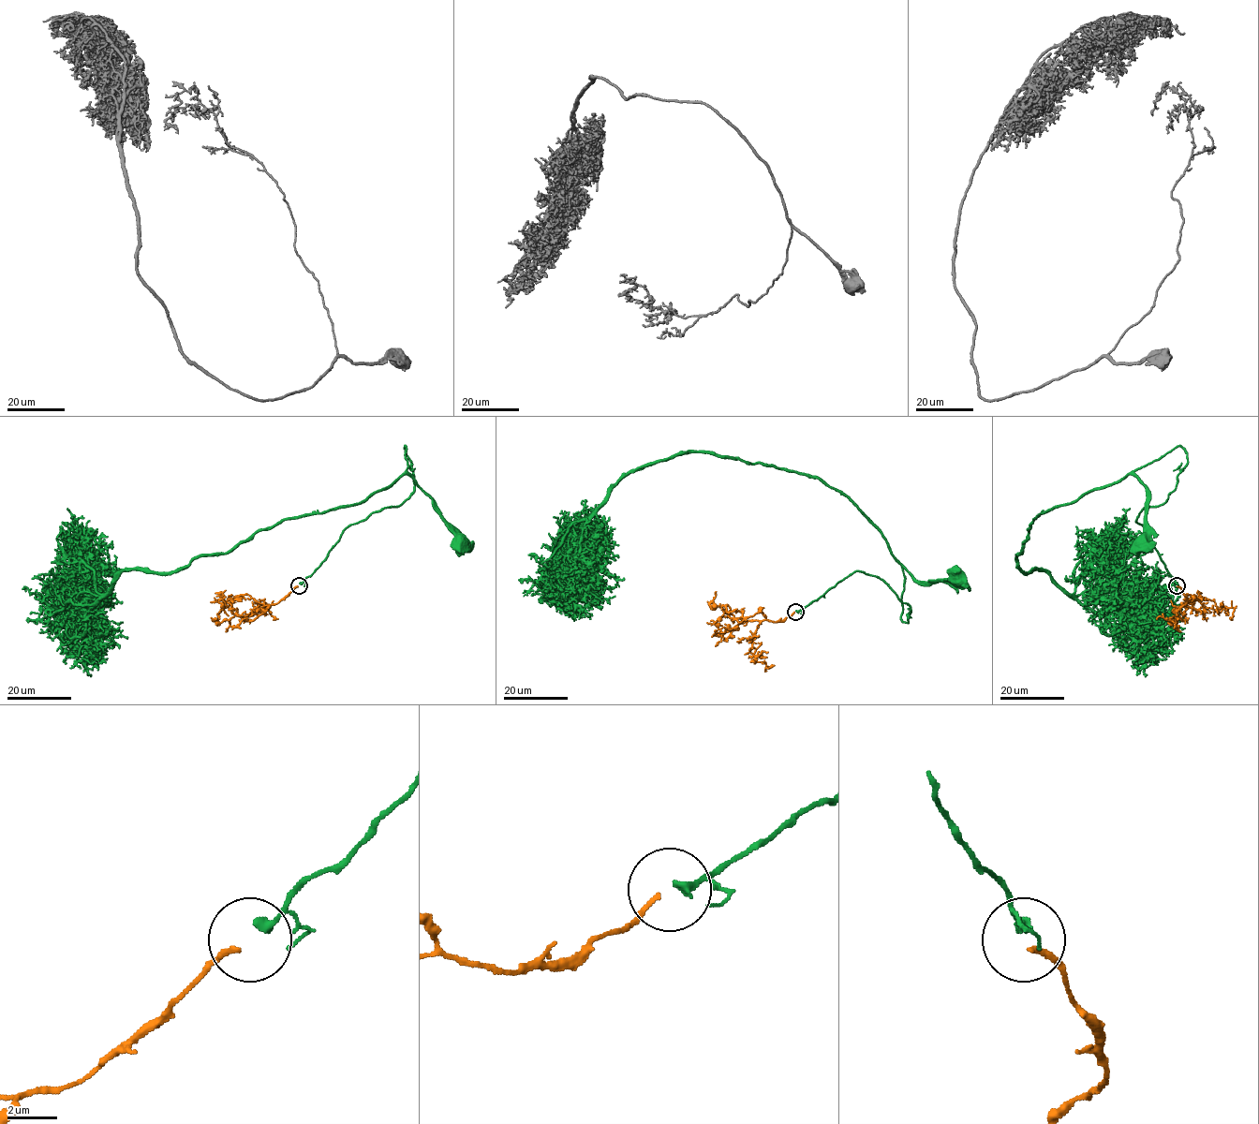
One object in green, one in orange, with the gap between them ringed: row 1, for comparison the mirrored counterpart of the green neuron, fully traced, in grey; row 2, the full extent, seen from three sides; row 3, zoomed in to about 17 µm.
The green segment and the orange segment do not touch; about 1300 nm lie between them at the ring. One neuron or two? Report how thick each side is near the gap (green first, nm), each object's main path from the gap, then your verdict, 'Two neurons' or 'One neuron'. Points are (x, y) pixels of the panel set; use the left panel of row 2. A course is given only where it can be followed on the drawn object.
Thickness 360 nm (green) against 160 nm. Course of green: (301, 584), (349, 525), (401, 505), (414, 491), (405, 446), (407, 471), (460, 543). Course of orange: (298, 586), (253, 620), (245, 618), (236, 627), (228, 620), (214, 620), (219, 616), (219, 619). One neuron

